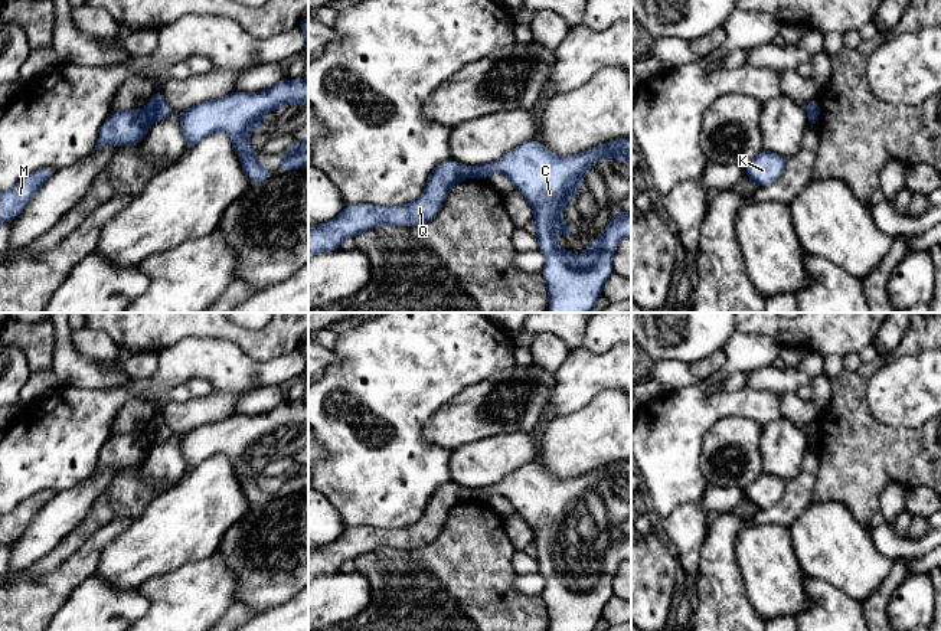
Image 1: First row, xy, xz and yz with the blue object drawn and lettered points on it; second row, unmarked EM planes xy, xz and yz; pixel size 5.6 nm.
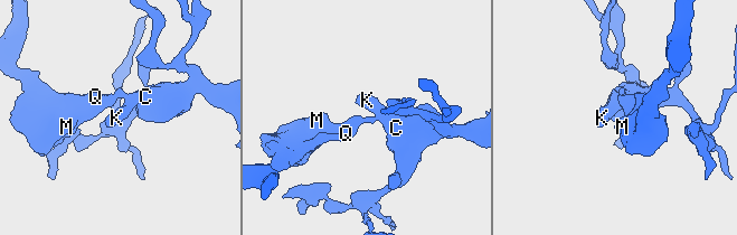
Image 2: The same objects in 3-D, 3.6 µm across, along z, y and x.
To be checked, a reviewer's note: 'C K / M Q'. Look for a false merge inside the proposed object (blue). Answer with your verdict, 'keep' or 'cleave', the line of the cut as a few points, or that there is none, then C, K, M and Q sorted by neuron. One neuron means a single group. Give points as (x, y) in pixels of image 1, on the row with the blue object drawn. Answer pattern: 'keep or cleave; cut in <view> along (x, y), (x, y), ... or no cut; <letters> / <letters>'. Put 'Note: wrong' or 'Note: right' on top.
Note: right
cleave; cut in xy along (143, 108), (153, 121); C K / M Q

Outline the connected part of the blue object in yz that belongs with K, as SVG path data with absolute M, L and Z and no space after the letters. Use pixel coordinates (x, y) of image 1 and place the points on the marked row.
M762 148L744 171L758 186L758 189L761 189L778 180L784 173L785 166L785 157Z

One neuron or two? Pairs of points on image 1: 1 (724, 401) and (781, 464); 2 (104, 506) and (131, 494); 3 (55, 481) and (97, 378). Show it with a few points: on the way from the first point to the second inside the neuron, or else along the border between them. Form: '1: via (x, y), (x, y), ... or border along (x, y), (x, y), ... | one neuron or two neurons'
1: border along (781, 415), (761, 427) | two neurons
2: via (111, 504), (124, 497) | one neuron
3: border along (62, 385), (85, 388), (126, 386) | two neurons

